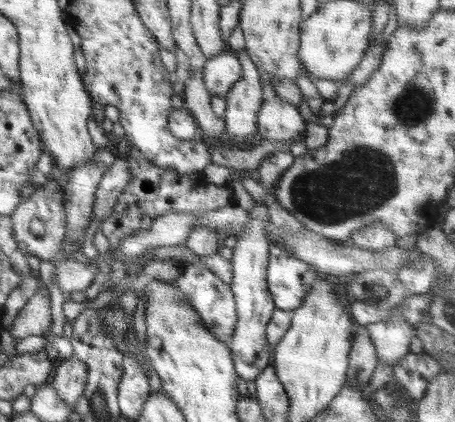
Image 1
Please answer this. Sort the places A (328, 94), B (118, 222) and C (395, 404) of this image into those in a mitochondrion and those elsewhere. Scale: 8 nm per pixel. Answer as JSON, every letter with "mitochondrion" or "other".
{"A":"other","B":"other","C":"mitochondrion"}

